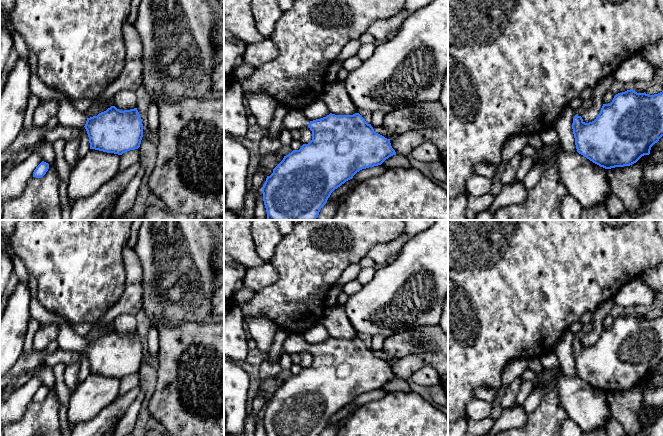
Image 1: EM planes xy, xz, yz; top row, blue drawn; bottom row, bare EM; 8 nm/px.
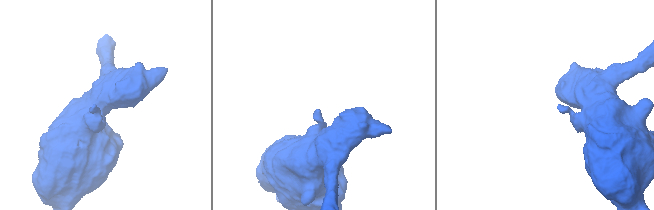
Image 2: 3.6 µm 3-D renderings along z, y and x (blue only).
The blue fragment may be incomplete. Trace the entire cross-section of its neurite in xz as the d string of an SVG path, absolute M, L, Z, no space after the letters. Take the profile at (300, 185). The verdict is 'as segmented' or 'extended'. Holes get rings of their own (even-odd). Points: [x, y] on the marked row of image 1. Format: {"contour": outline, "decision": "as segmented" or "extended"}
{"contour": "M291 109L284 116L283 126L290 131L308 126L312 131L312 140L308 144L303 144L299 150L293 150L288 155L284 156L283 160L273 169L273 173L270 176L267 176L262 187L263 201L267 212L267 220L316 220L321 208L327 203L328 198L335 189L340 187L346 181L352 179L353 176L360 170L381 165L386 159L396 155L395 150L391 146L390 139L387 139L384 136L376 133L371 124L368 124L359 113L355 113L353 115L335 115L330 113L326 117L311 121L305 117L303 112Z", "decision": "extended"}

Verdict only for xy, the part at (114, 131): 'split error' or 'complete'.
split error

